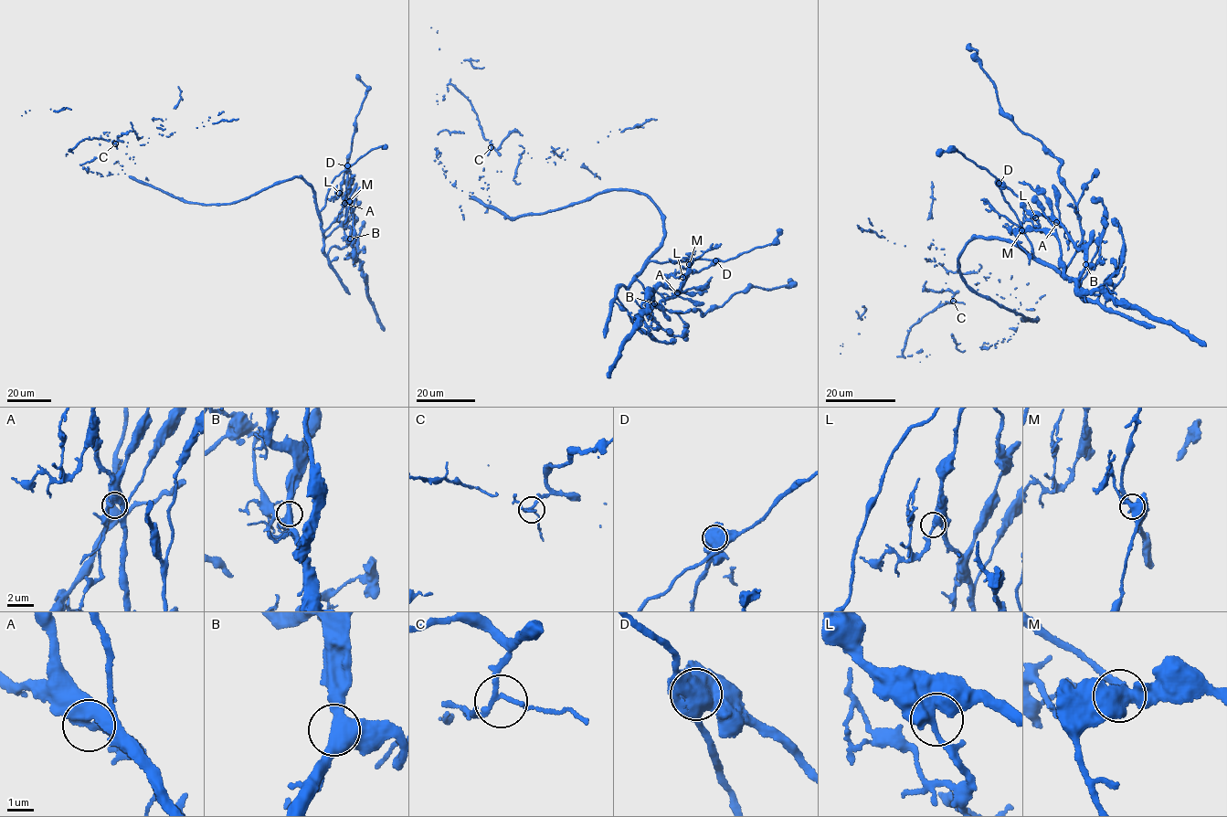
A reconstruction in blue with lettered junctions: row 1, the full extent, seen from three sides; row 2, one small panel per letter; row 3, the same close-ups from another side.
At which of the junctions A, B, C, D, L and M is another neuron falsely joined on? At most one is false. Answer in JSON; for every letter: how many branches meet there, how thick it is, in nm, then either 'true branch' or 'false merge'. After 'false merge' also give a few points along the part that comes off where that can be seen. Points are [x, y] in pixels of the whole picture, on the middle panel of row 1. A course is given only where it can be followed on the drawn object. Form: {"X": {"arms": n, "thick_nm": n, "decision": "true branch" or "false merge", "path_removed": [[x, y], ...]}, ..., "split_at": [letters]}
{"A": {"arms": 4, "thick_nm": 400, "decision": "true branch"}, "B": {"arms": 3, "thick_nm": 440, "decision": "true branch"}, "C": {"arms": 4, "thick_nm": 180, "decision": "true branch"}, "D": {"arms": 4, "thick_nm": 750, "decision": "false merge", "path_removed": [[714, 260], [690, 272], [678, 293], [661, 306], [652, 302], [649, 291], [639, 327], [623, 344], [608, 376]]}, "L": {"arms": 2, "thick_nm": 440, "decision": "true branch"}, "M": {"arms": 3, "thick_nm": 420, "decision": "true branch"}, "split_at": ["D"]}

